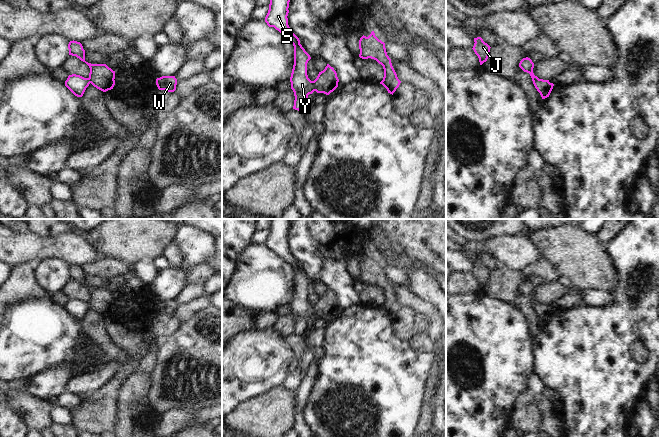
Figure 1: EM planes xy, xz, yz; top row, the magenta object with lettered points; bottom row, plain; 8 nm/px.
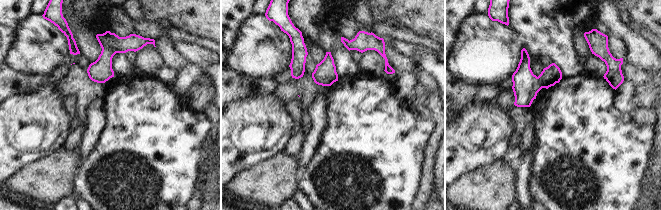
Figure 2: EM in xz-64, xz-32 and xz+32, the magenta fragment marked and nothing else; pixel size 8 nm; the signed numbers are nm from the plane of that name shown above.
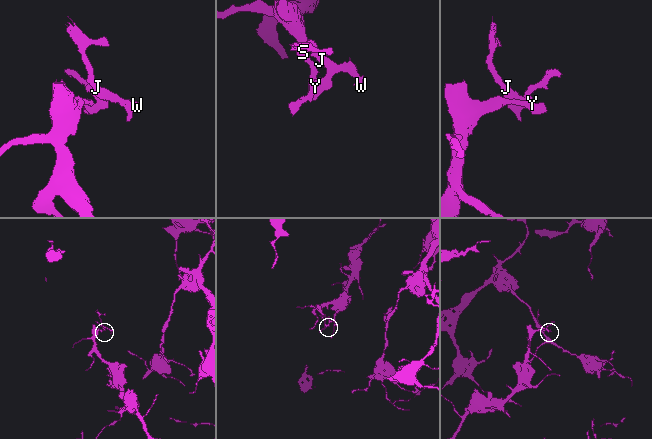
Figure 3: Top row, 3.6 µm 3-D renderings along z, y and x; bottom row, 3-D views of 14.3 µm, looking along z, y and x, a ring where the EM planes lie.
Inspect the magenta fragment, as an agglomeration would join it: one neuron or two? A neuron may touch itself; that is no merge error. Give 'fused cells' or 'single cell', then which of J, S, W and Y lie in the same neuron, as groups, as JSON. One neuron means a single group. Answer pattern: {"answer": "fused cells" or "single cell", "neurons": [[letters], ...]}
{"answer": "fused cells", "neurons": [["J", "W"], ["S", "Y"]]}

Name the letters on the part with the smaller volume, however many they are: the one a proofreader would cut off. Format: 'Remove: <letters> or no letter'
Remove: J, W.

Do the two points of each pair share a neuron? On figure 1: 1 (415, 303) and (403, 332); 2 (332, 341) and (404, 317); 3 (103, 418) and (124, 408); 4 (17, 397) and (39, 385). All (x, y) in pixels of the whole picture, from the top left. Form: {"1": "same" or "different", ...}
{"1": "different", "2": "different", "3": "different", "4": "different"}

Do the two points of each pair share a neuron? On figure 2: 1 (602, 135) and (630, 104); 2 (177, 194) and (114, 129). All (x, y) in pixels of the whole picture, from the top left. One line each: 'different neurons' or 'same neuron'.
1: different neurons
2: same neuron

